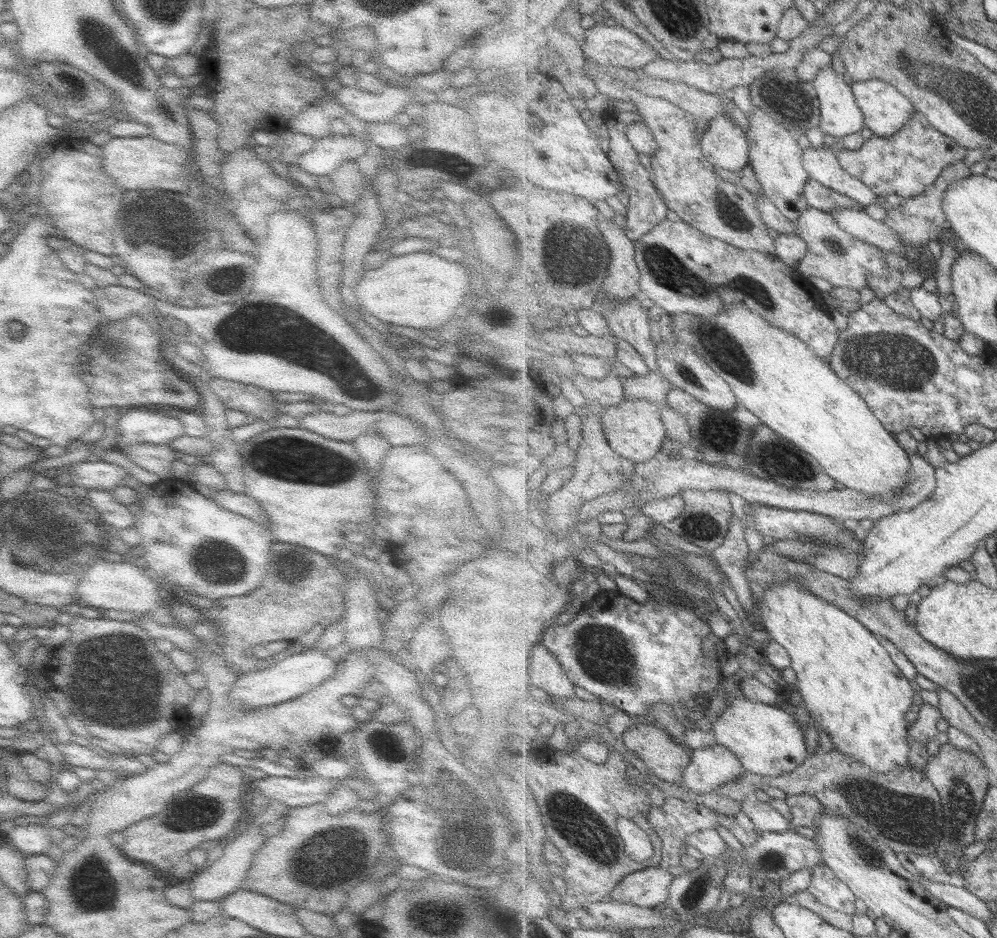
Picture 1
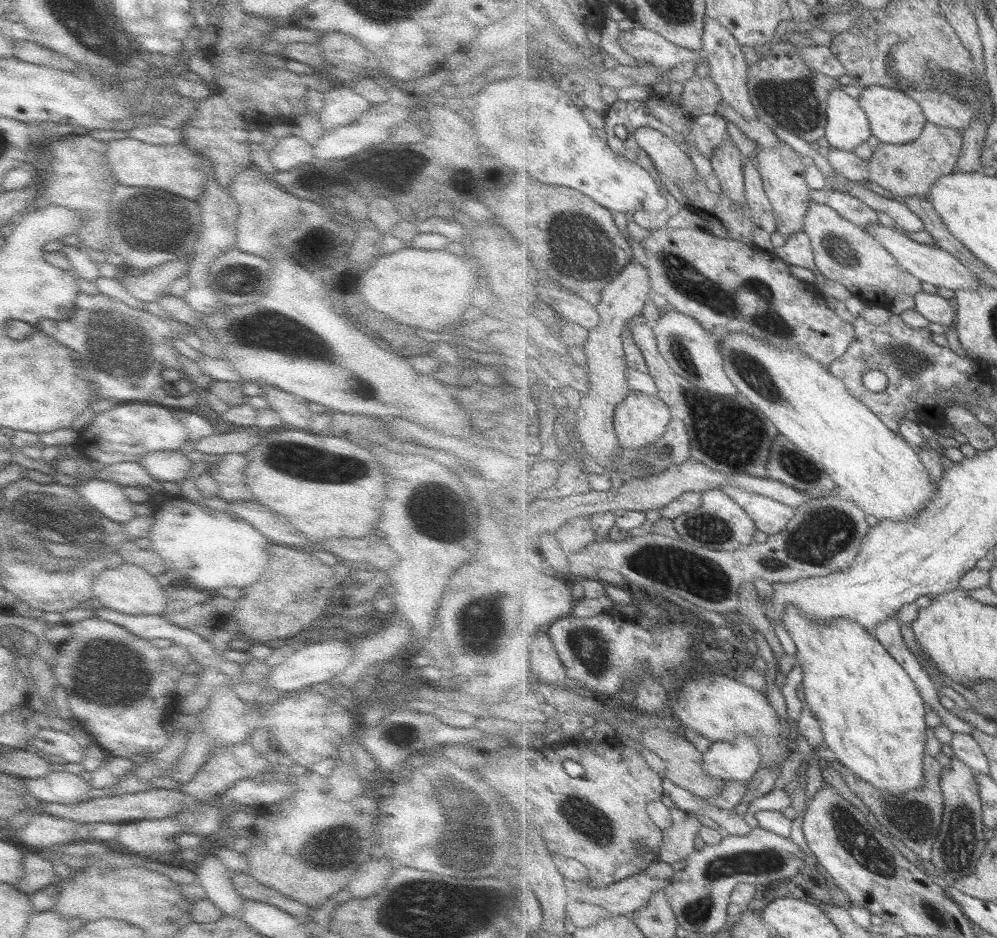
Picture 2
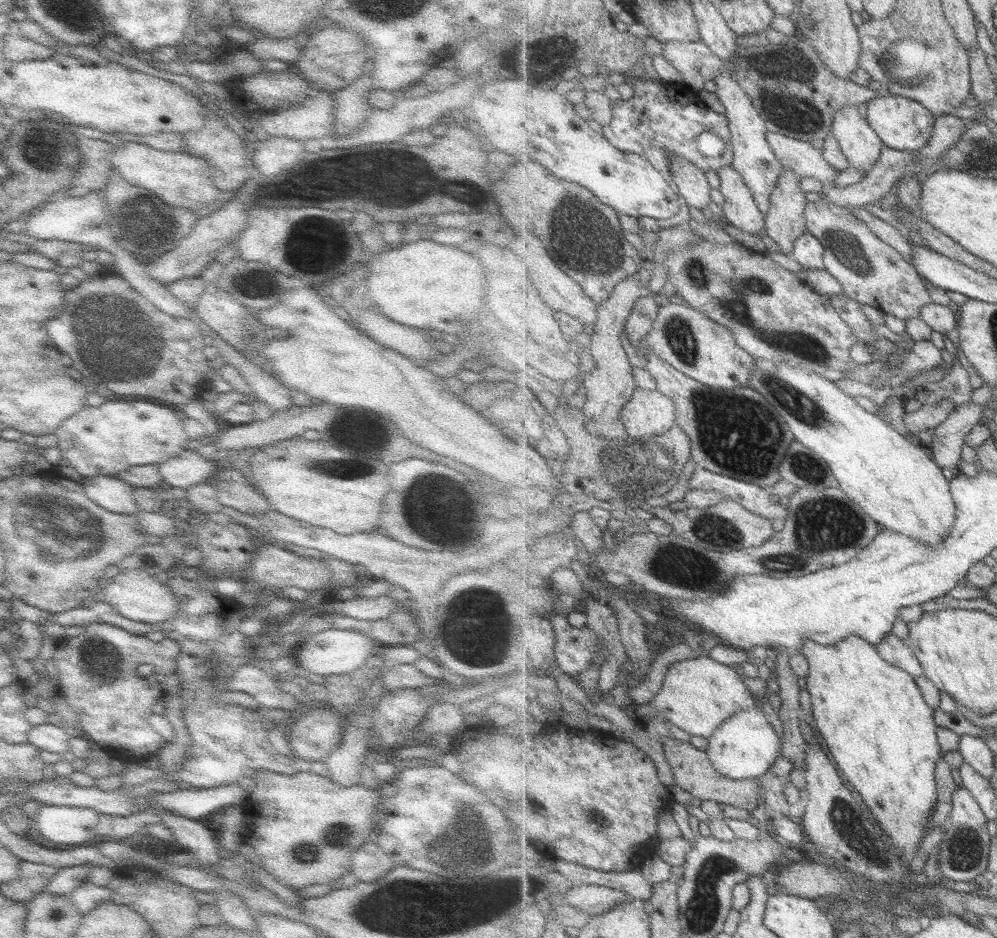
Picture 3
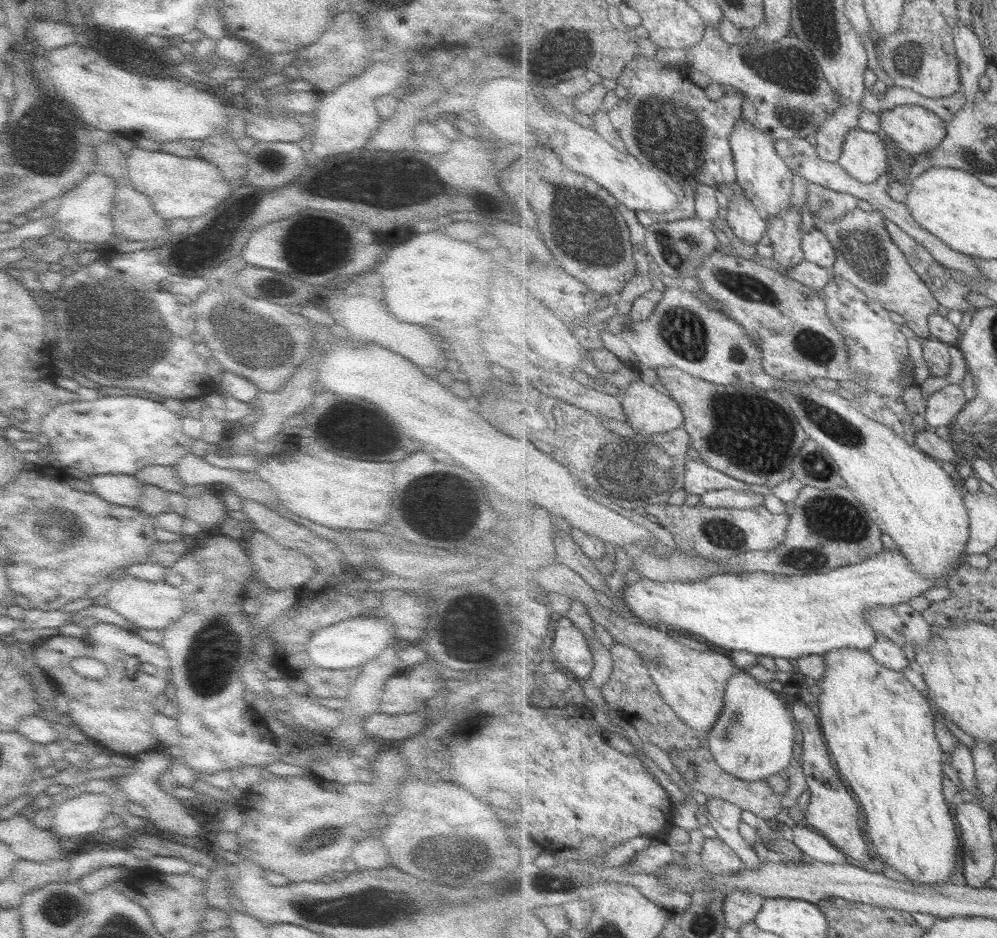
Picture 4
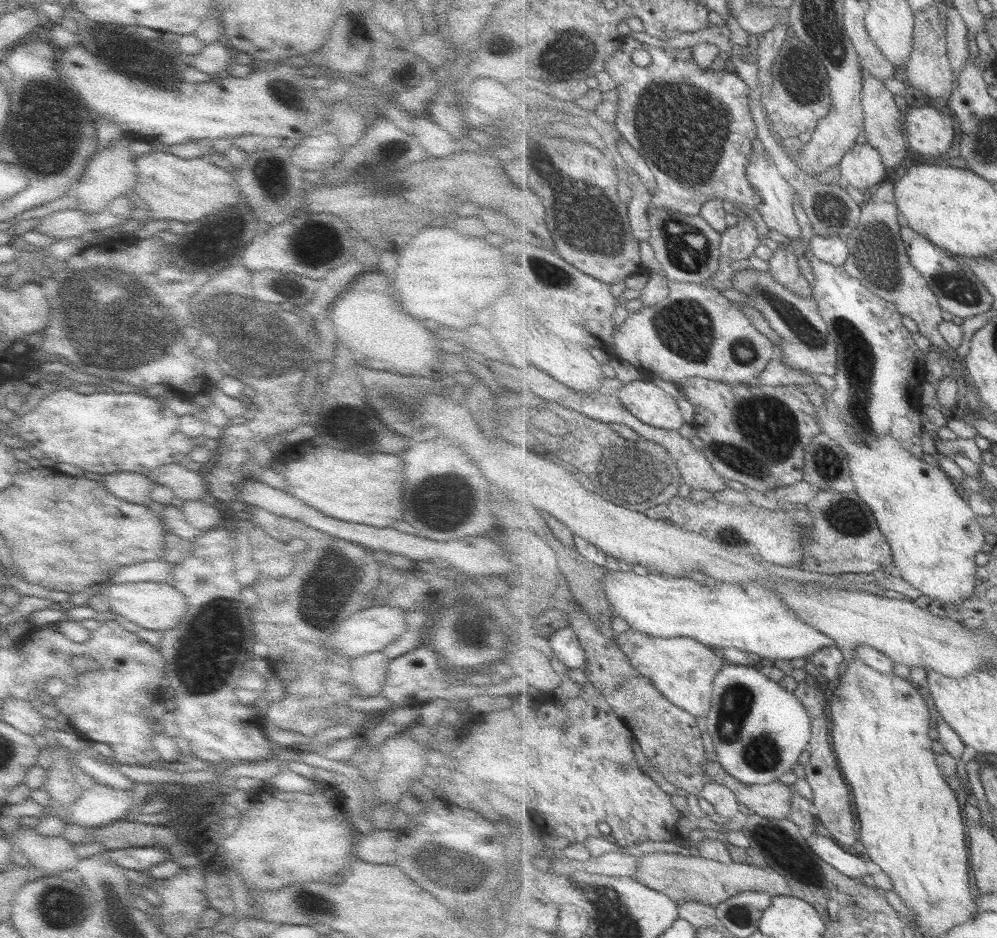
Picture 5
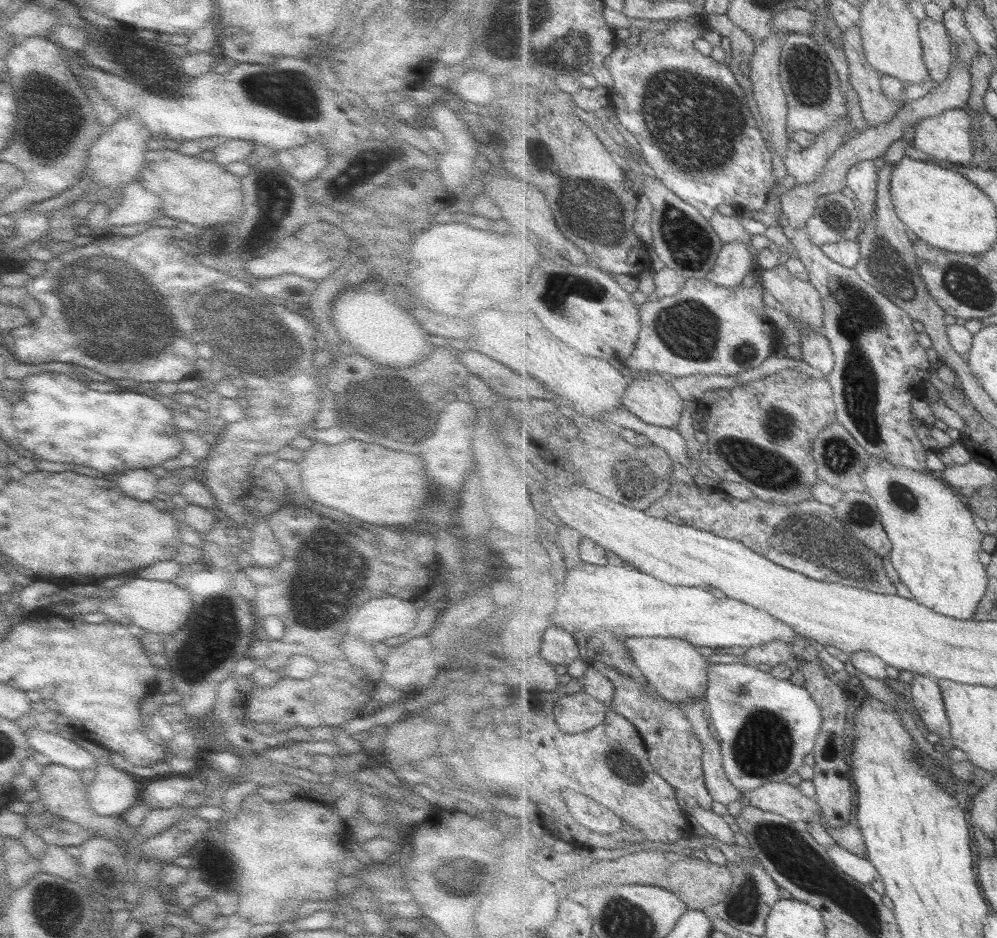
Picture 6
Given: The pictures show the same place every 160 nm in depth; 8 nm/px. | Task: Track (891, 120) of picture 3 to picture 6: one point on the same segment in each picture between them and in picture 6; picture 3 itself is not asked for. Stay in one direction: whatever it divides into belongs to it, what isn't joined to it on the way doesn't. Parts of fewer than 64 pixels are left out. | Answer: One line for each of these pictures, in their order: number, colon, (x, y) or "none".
4: (917, 131)
5: (930, 132)
6: (948, 137)

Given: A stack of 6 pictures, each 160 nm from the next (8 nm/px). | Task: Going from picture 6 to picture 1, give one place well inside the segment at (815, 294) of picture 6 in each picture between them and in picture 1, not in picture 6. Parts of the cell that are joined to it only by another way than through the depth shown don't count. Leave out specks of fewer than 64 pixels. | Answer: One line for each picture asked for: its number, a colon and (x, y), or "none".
1: (776, 157)
2: (783, 171)
3: (785, 222)
4: (784, 231)
5: (784, 266)

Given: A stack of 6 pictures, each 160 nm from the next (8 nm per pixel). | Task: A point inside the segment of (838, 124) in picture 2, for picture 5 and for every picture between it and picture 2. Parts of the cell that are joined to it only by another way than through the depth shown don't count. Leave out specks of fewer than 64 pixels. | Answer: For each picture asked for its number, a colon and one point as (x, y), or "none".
3: (859, 142)
4: (865, 157)
5: (863, 168)

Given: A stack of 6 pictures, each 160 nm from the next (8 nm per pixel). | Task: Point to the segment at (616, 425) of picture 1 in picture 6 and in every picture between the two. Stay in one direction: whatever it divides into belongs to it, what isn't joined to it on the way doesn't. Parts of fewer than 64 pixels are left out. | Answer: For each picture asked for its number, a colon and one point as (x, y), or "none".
2: (641, 419)
3: (648, 413)
4: (649, 412)
5: (648, 402)
6: (652, 398)

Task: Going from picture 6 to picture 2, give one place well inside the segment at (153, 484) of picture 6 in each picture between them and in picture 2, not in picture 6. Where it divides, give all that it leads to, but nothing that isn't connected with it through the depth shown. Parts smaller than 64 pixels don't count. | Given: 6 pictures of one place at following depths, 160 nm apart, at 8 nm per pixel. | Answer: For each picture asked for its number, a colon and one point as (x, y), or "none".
2: (107, 497)
3: (110, 492)
4: (124, 490)
5: (135, 488)

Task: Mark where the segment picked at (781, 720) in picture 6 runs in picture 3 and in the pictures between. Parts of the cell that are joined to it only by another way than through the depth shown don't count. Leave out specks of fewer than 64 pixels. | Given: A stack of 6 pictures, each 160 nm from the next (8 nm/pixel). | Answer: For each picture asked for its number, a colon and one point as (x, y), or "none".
3: (747, 746)
4: (754, 738)
5: (759, 729)

